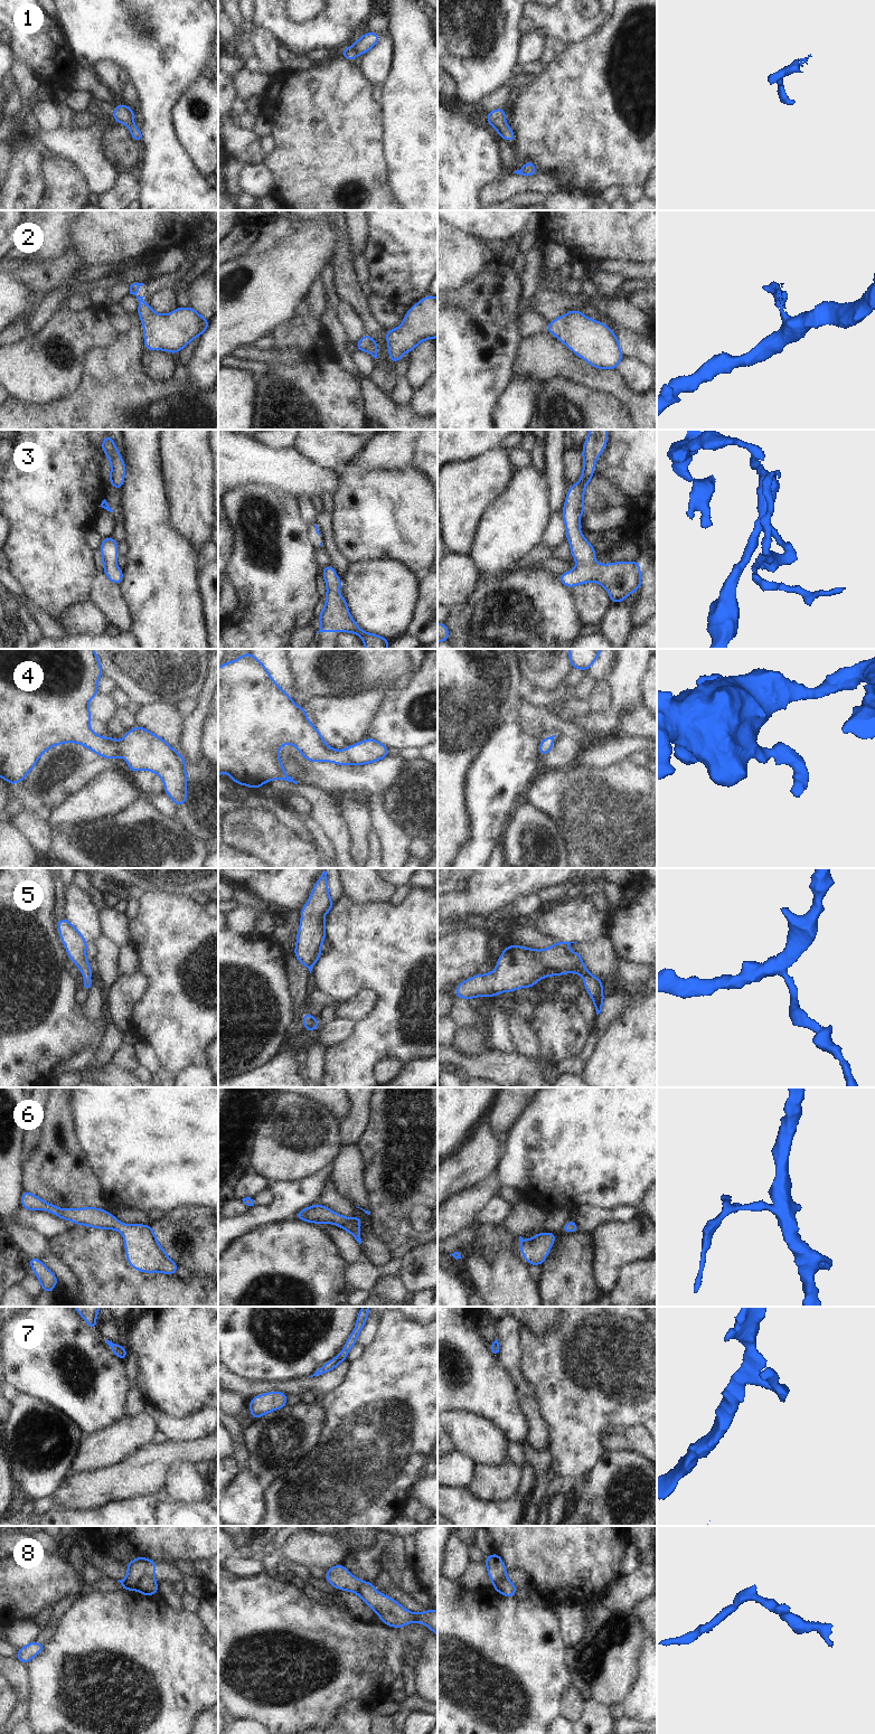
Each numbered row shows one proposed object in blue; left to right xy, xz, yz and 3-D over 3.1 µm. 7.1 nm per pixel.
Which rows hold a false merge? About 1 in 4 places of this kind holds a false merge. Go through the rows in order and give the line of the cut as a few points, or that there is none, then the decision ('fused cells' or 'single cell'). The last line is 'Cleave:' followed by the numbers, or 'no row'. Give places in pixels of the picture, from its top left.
1: no cut; single cell
2: no cut; single cell
3: no cut; single cell
4: no cut; single cell
5: no cut; single cell
6: no cut; single cell
7: no cut; single cell
8: cut in xy along (152, 1577), (142, 1577), (134, 1589); fused cells
Cleave: 8

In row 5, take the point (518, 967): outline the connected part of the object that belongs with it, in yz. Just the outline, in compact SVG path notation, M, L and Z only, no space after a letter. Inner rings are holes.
M561 940L545 950L533 950L520 945L504 948L496 963L497 969L462 981L455 989L455 998L470 1000L473 997L495 997L497 993L514 992L523 987L533 988L538 980L548 976L571 972L584 978L584 987L599 1015L604 1000L603 984L600 978L589 973L589 969L583 965L581 954L568 950L572 943L577 942Z

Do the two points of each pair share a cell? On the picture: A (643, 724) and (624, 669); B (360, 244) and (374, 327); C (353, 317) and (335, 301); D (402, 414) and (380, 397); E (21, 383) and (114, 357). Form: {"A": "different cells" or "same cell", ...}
{"A": "different cells", "B": "different cells", "C": "different cells", "D": "same cell", "E": "different cells"}

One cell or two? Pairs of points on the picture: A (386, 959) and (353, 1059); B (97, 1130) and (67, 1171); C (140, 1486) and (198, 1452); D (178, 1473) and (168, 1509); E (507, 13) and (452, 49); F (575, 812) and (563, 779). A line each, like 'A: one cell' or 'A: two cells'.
A: one cell
B: two cells
C: one cell
D: two cells
E: one cell
F: one cell

